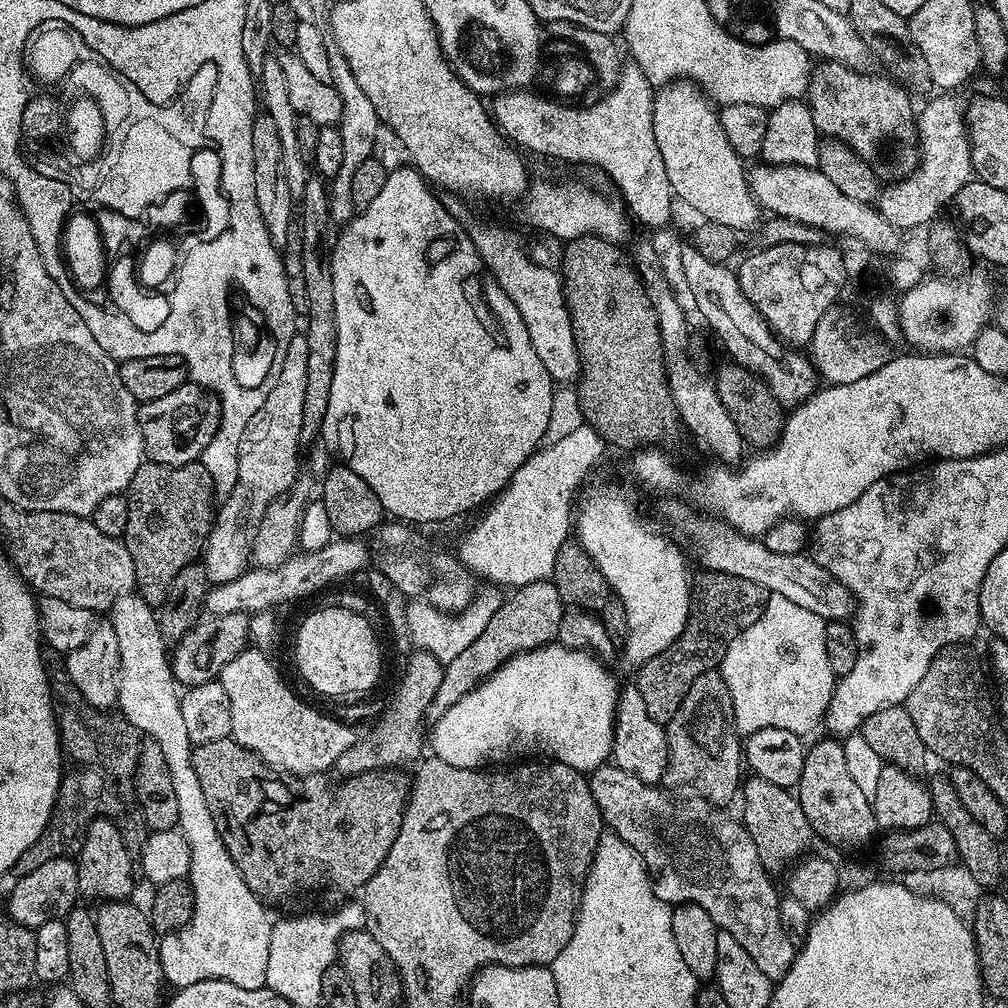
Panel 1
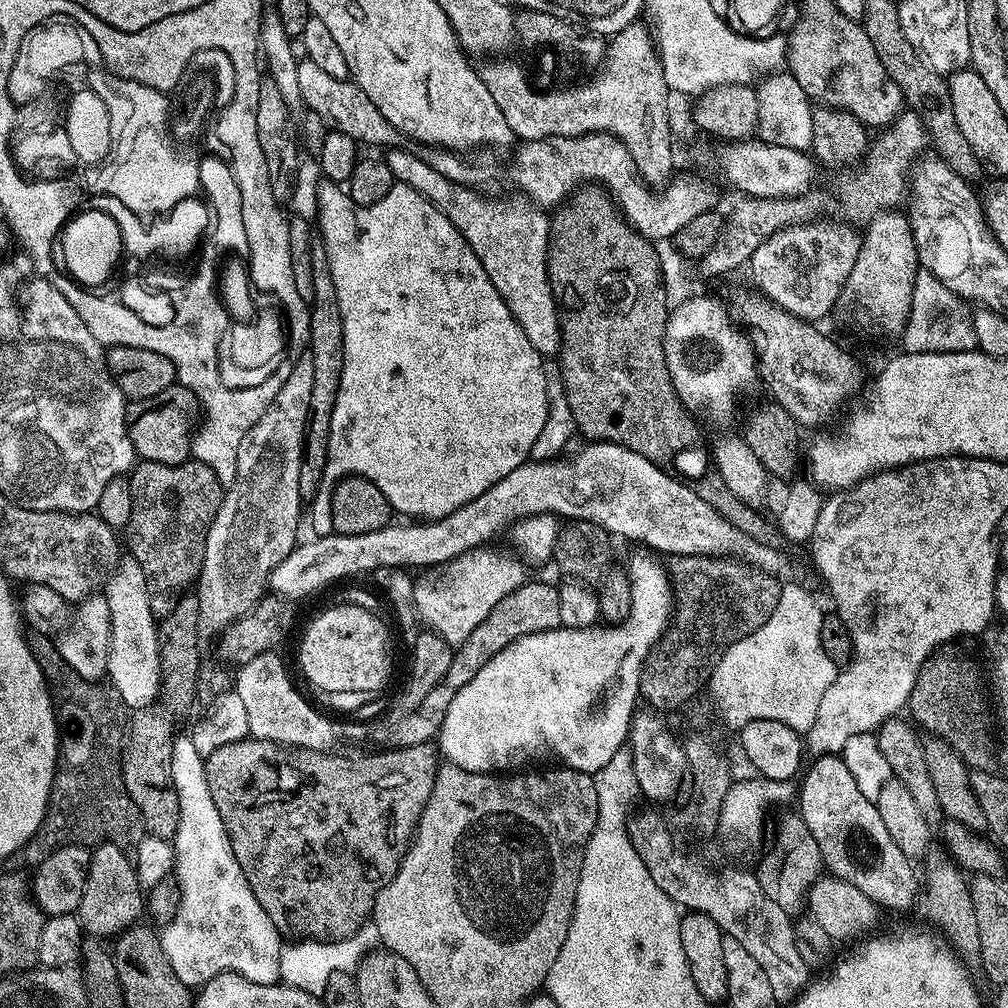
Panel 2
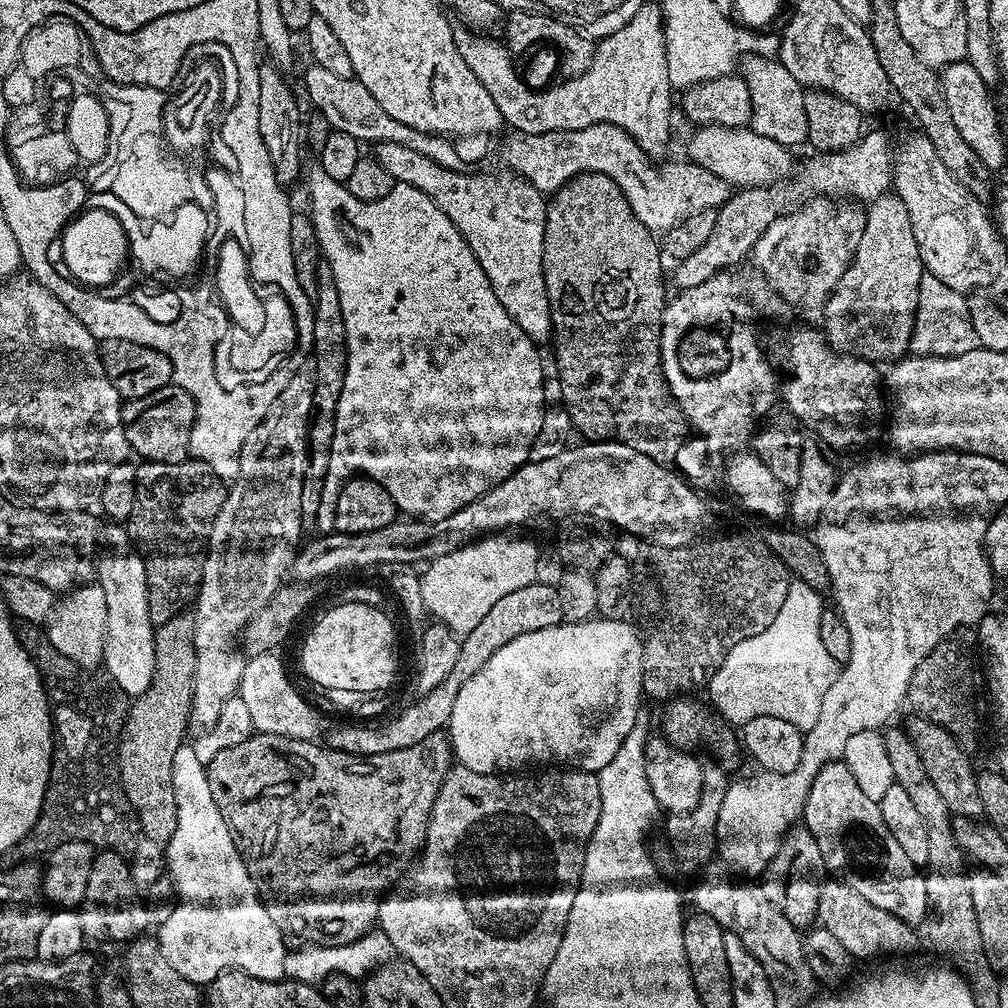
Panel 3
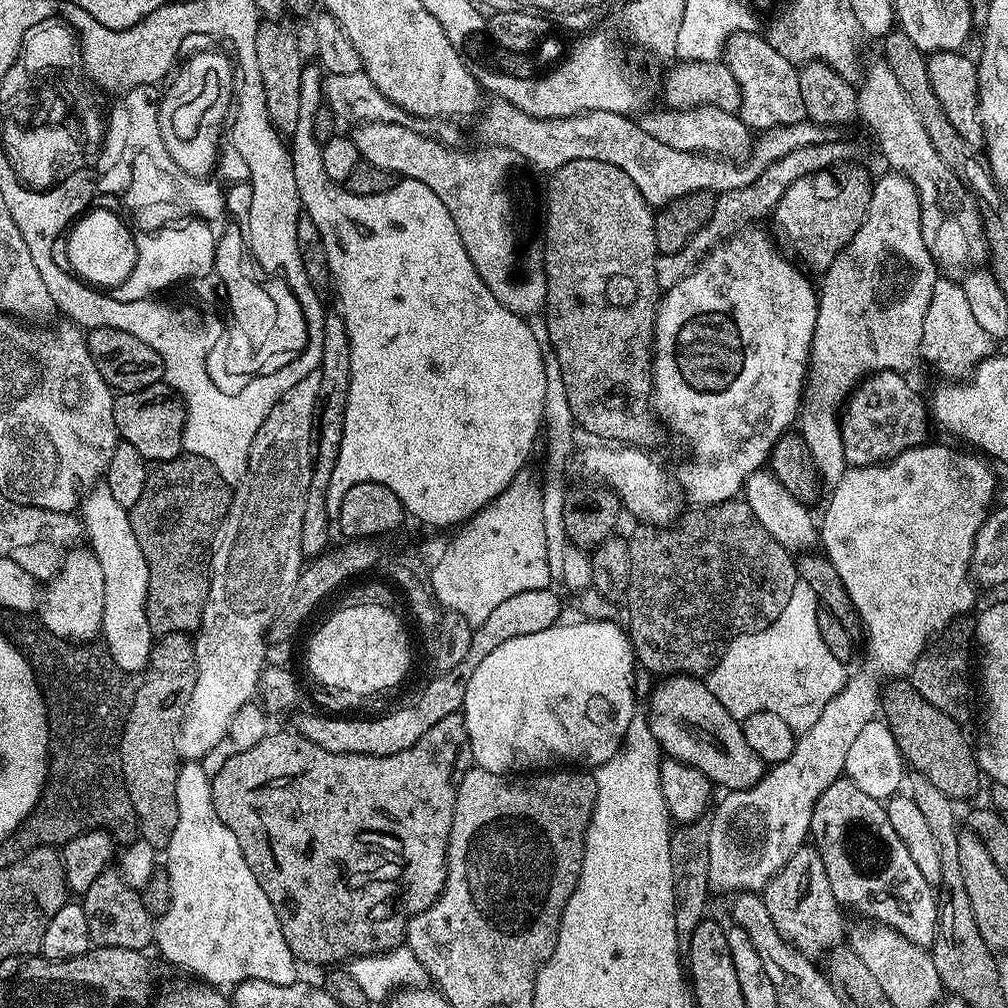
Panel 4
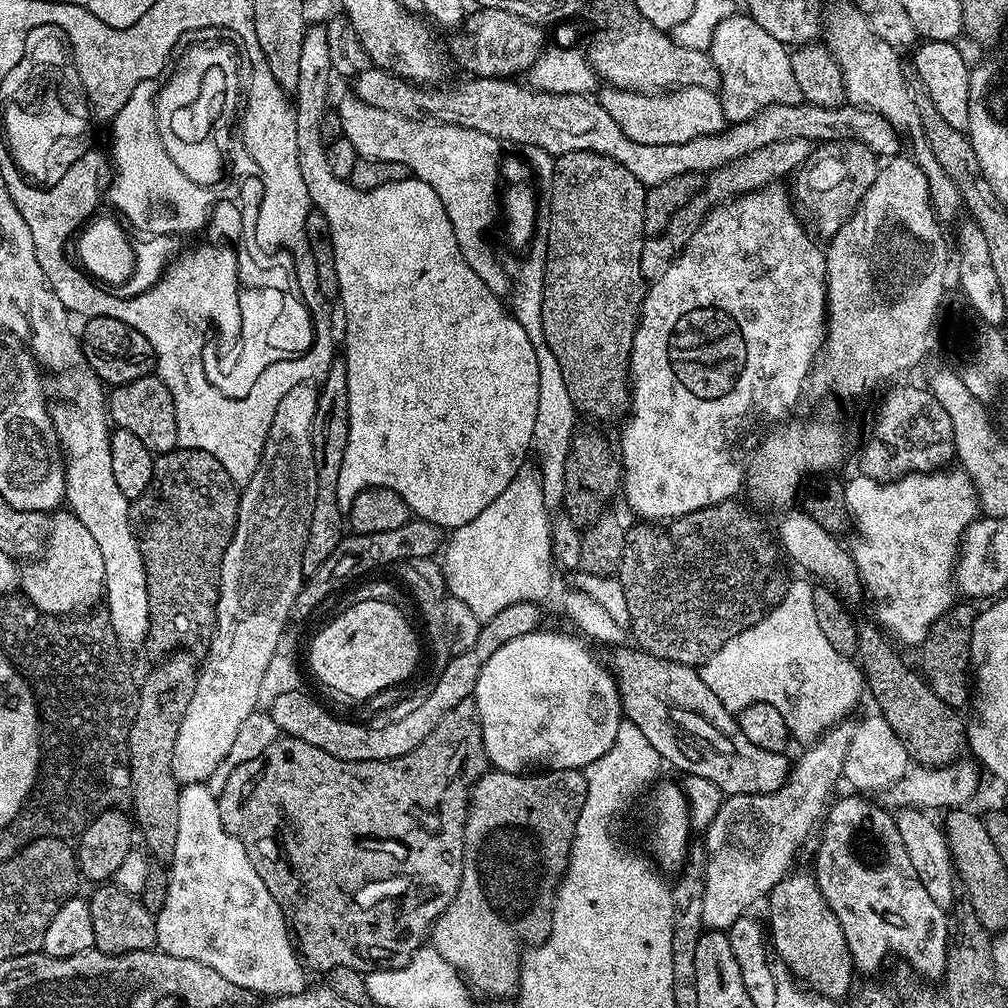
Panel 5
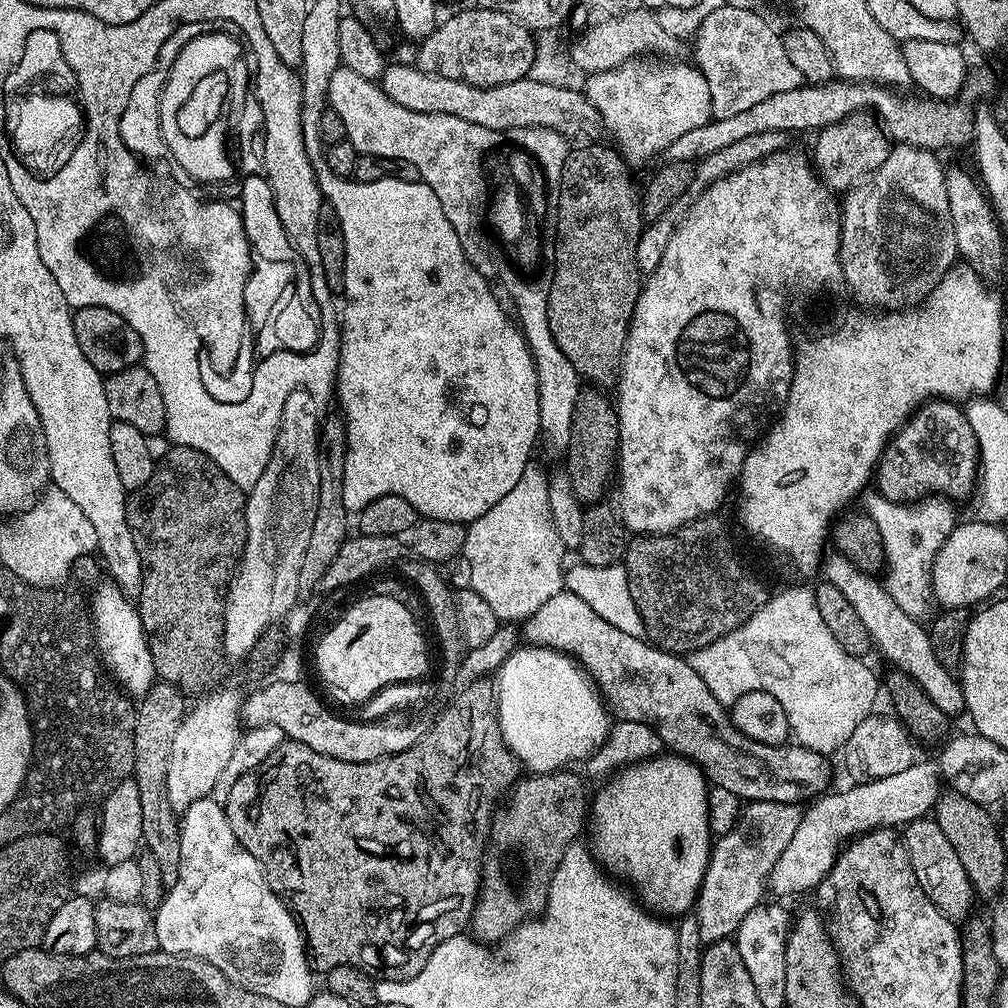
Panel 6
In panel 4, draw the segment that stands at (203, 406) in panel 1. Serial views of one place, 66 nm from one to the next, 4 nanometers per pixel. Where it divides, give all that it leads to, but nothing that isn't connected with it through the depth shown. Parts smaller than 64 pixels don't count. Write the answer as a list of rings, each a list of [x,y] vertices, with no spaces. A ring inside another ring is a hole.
[[[167,382],[151,384],[142,390],[122,392],[114,402],[114,422],[119,439],[134,446],[149,462],[173,460],[184,452],[184,399]]]

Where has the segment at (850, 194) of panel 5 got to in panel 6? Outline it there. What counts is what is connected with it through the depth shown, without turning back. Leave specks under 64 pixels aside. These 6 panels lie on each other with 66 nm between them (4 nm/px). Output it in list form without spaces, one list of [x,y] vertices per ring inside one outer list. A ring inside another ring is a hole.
[[[853,114],[830,126],[819,129],[816,136],[816,156],[814,167],[821,180],[833,193],[844,194],[857,187],[865,178],[872,175],[886,162],[890,151],[890,140],[877,117]],[[877,124],[877,125],[876,125]],[[880,127],[880,128],[879,128]],[[861,179],[861,180],[860,180]]]

